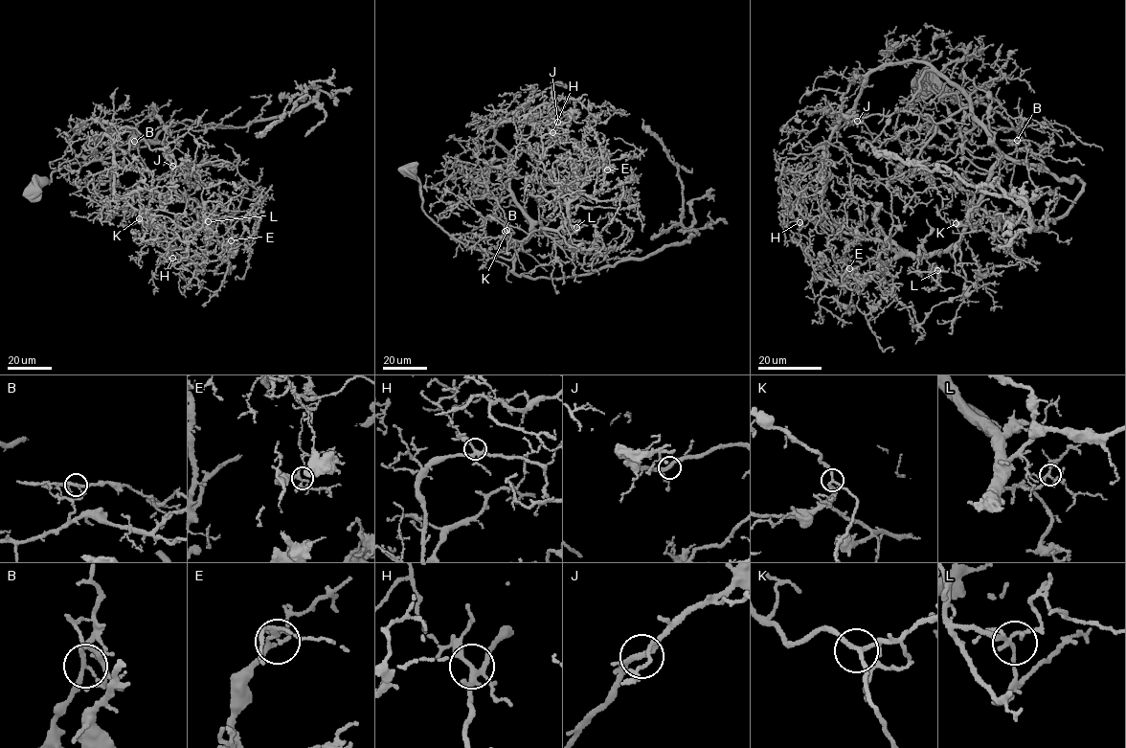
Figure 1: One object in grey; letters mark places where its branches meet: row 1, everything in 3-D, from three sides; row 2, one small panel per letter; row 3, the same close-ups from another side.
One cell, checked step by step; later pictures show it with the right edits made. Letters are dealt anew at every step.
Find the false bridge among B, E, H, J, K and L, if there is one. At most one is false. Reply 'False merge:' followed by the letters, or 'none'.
False merge: none

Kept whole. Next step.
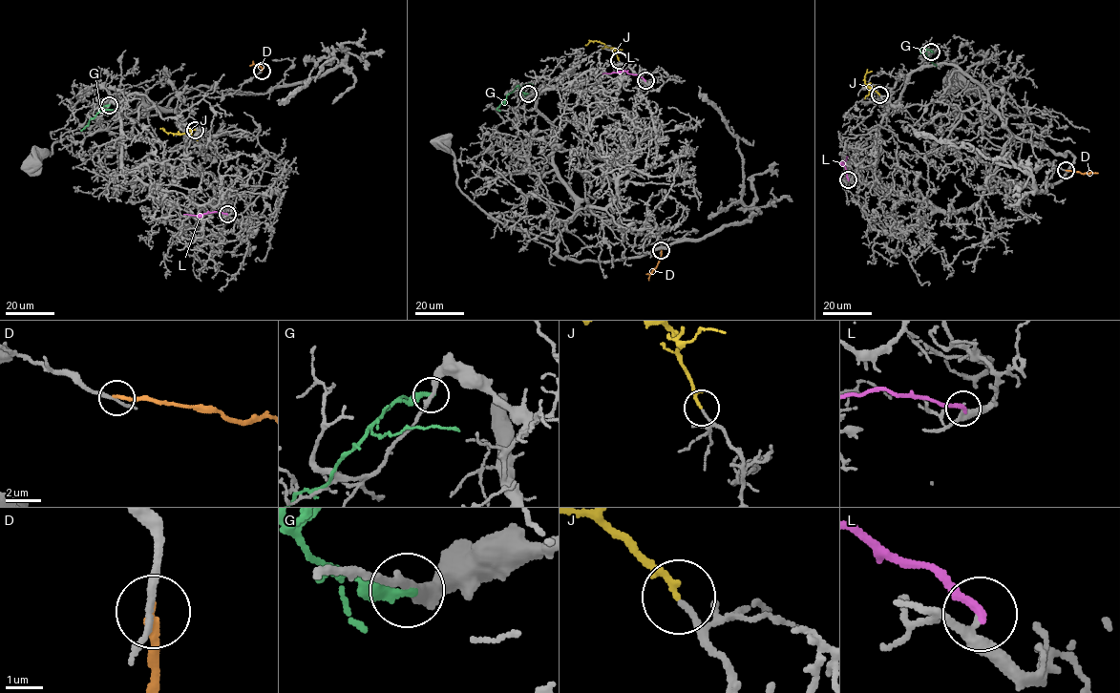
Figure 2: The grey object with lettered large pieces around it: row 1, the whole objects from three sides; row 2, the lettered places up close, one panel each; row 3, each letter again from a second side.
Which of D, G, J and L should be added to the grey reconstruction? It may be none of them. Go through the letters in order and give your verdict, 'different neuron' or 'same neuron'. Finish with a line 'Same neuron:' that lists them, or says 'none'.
D: different neuron
G: different neuron
J: same neuron
L: different neuron
Same neuron: J

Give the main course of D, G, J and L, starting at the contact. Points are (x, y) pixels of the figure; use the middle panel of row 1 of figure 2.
D: (661, 250), (659, 262), (648, 280)
G: (528, 94), (517, 86), (506, 95), (496, 108), (500, 110)
J: (619, 60), (614, 50), (602, 43), (591, 41), (585, 44)
L: (644, 80), (625, 71), (602, 73)

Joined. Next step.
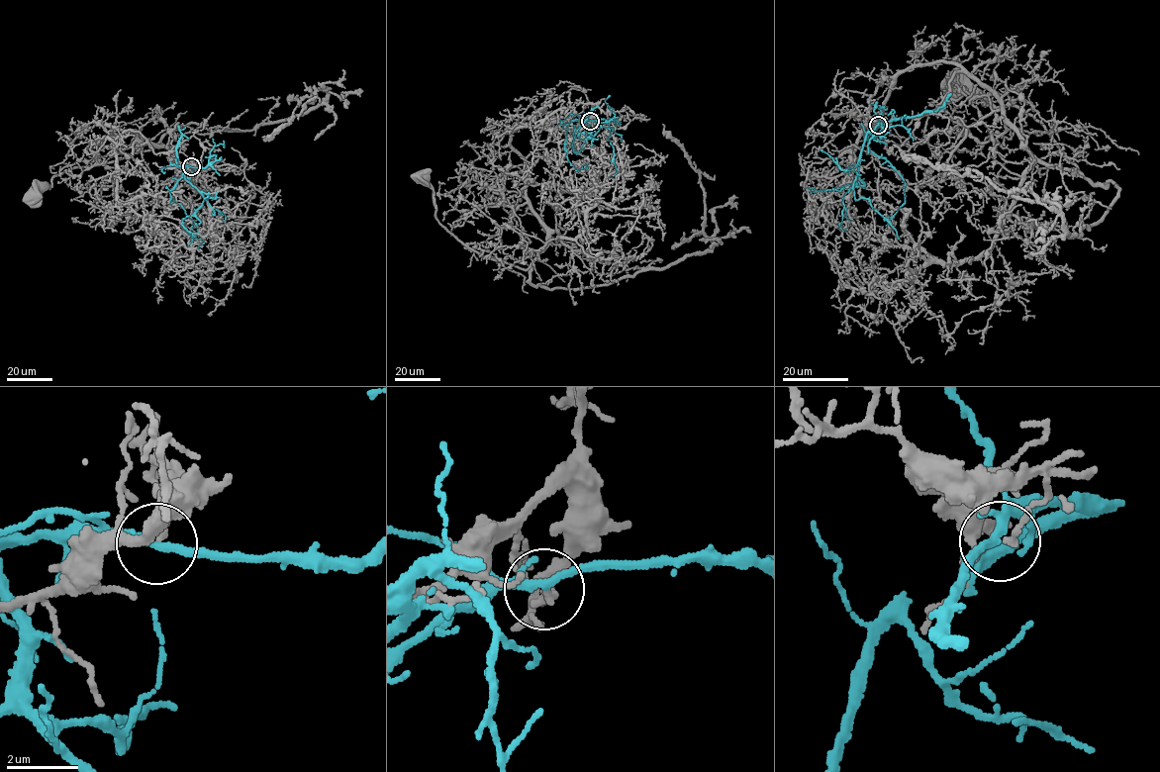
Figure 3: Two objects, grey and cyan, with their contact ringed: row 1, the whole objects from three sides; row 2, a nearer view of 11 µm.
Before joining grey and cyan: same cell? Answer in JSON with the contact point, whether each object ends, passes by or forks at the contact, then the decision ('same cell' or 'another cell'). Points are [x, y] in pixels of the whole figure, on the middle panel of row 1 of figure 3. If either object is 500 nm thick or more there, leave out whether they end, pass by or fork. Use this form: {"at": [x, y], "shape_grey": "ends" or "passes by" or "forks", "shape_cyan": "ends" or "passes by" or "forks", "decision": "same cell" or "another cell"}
{"at": [590, 121], "shape_grey": "ends", "shape_cyan": "forks", "decision": "another cell"}

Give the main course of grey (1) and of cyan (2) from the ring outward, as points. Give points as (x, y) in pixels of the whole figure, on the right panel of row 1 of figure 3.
1: (878, 125), (934, 110), (966, 72), (1036, 158), (1081, 176), (1044, 126), (950, 83)
2: (878, 125), (885, 123), (865, 139), (858, 172), (864, 186), (853, 186), (842, 200), (838, 226), (847, 229)

